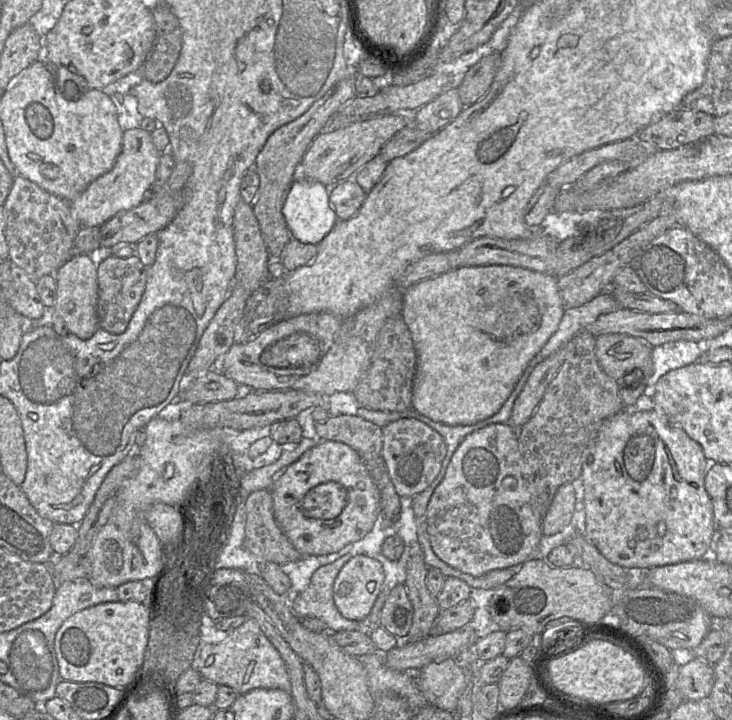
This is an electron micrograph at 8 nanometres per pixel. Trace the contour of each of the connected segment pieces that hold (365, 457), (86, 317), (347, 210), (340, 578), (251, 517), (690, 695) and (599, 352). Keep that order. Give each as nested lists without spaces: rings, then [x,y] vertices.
[[[357,415],[328,417],[324,422],[315,422],[315,428],[320,440],[345,443],[359,454],[380,493],[380,518],[385,522],[396,522],[401,511],[400,496],[395,490],[383,458],[382,428]]]
[[[80,254],[70,258],[55,273],[56,301],[50,314],[59,315],[66,323],[69,332],[81,339],[90,338],[99,328],[97,316],[98,278],[97,257]]]
[[[348,178],[337,183],[328,197],[337,219],[346,220],[359,210],[366,198],[366,192],[354,178]]]
[[[363,554],[353,556],[334,581],[333,599],[341,615],[355,621],[368,616],[384,580],[384,569],[378,560]]]
[[[270,489],[250,493],[245,499],[245,511],[244,546],[252,555],[278,565],[302,557],[275,520]]]
[[[694,658],[679,667],[674,687],[680,691],[684,700],[698,701],[710,695],[714,684],[714,666]]]
[[[627,334],[596,337],[596,357],[602,370],[615,381],[633,370],[641,370],[651,379],[654,373],[652,347],[645,339]]]

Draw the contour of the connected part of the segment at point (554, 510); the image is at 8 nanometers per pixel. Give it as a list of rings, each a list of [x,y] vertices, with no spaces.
[[[571,482],[561,485],[554,494],[552,502],[542,522],[545,536],[556,534],[566,527],[575,509],[575,488]]]

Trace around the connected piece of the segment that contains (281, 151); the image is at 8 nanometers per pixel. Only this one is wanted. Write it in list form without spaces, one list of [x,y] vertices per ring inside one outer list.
[[[356,74],[341,79],[303,114],[274,130],[256,157],[254,169],[259,175],[259,188],[252,207],[270,257],[280,258],[290,240],[282,208],[294,181],[296,166],[302,161],[313,139],[324,129],[329,117],[356,96],[355,79]]]

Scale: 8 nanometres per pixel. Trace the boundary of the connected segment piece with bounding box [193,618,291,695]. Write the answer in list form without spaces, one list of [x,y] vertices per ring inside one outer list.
[[[253,618],[246,621],[217,644],[204,644],[193,666],[203,677],[218,685],[233,688],[238,695],[256,688],[281,689],[291,694],[291,684],[284,661]]]

